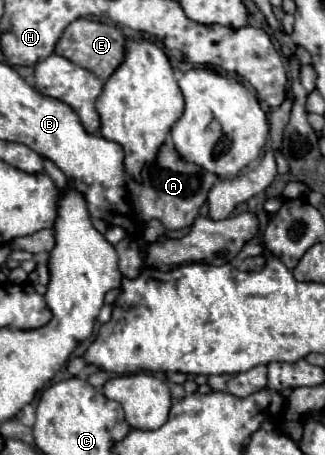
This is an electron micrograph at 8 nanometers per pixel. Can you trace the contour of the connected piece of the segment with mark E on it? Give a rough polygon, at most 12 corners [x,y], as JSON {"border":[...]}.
{"border":[[77,19],[55,53],[107,81],[125,59],[119,27]]}

